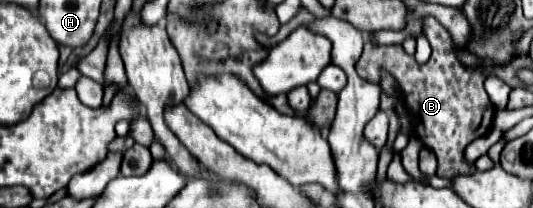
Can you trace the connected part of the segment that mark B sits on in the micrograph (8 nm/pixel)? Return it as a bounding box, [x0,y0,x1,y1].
[356,17,494,177]

